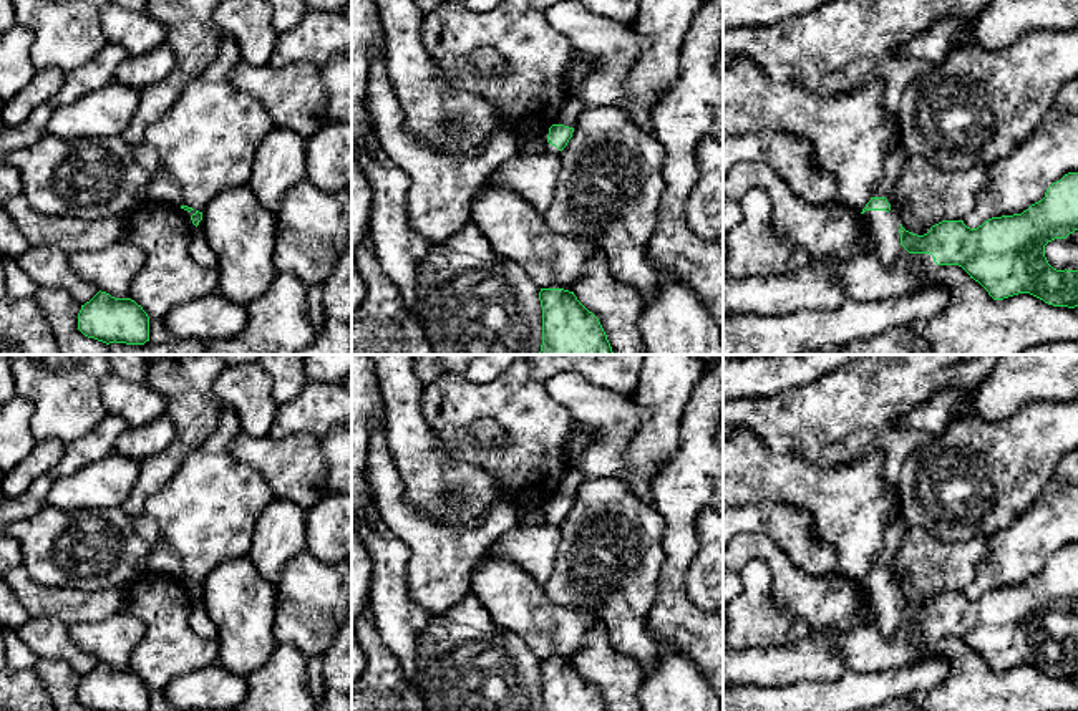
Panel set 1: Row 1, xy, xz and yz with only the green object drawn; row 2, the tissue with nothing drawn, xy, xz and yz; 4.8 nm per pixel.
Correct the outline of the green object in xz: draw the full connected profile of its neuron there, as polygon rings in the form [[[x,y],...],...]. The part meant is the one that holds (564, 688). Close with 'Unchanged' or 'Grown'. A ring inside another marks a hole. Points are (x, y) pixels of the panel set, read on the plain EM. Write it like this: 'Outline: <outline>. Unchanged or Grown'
Outline: [[[541,660],[542,711],[607,711],[599,689],[564,660]]]. Unchanged

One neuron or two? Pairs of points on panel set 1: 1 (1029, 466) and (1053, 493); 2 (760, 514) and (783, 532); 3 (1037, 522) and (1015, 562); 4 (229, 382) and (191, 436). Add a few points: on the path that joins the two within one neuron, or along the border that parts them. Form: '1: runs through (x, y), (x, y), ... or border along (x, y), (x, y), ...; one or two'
1: border along (1050, 479), (1022, 514); two
2: runs through (765, 517), (778, 527); one
3: runs through (1037, 532), (1019, 552); one
4: border along (221, 372), (214, 382), (214, 395), (224, 405); two

